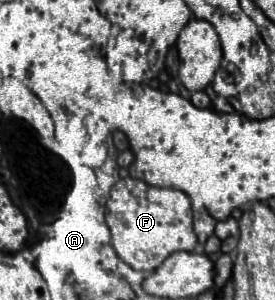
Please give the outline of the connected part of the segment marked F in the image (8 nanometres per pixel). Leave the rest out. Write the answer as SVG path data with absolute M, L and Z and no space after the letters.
M131 177L119 179L107 199L107 225L113 235L117 255L139 271L157 269L175 251L193 251L197 235L193 233L193 211L189 197L179 189L151 187Z

